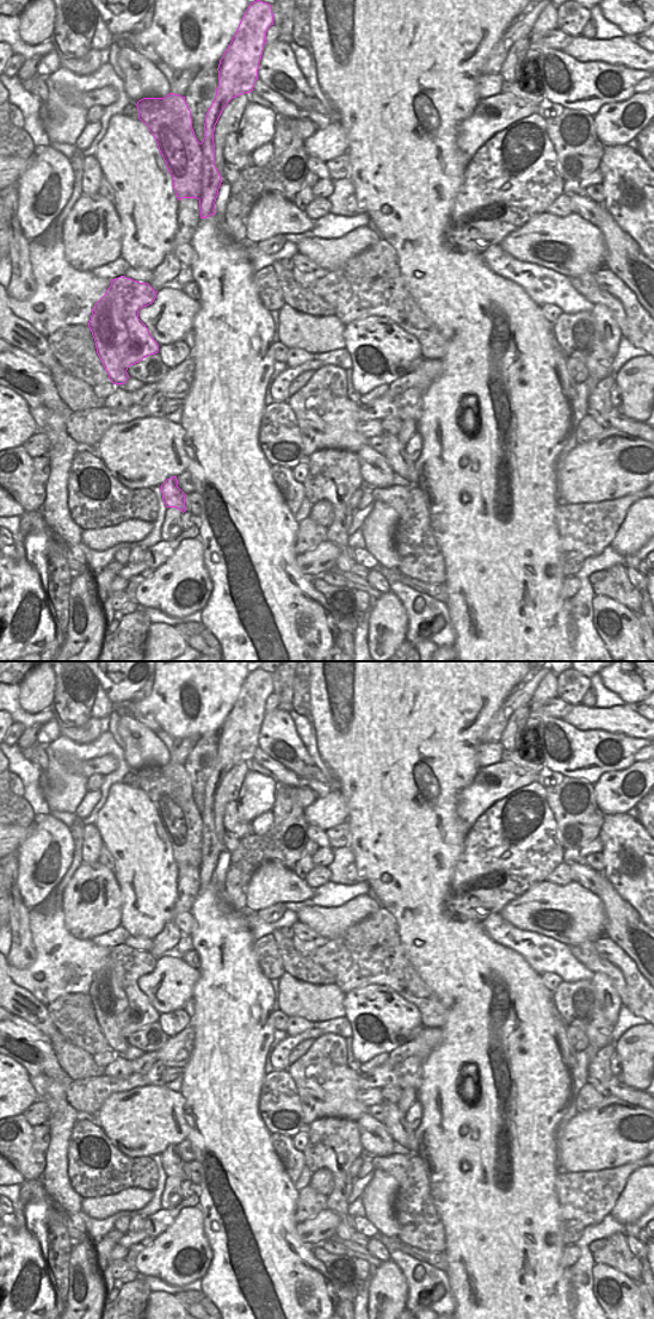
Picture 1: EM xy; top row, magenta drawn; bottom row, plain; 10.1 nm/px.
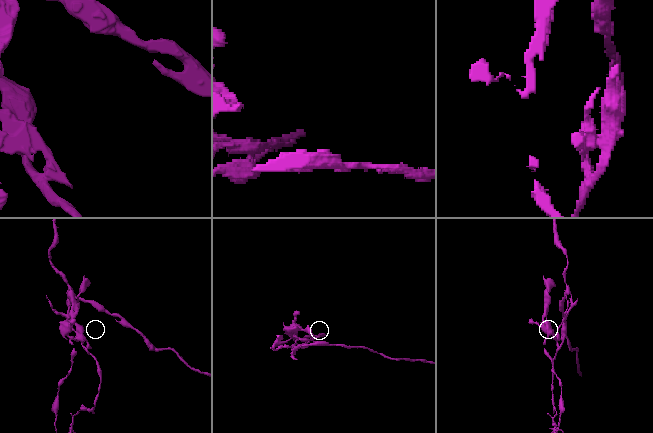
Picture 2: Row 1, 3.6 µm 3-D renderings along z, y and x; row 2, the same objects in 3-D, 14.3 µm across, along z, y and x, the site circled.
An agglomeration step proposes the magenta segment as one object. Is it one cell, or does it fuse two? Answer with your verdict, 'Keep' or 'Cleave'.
Cleave.

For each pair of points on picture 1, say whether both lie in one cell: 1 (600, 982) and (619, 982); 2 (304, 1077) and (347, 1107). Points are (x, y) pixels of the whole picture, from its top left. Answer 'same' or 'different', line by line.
1: different
2: same

